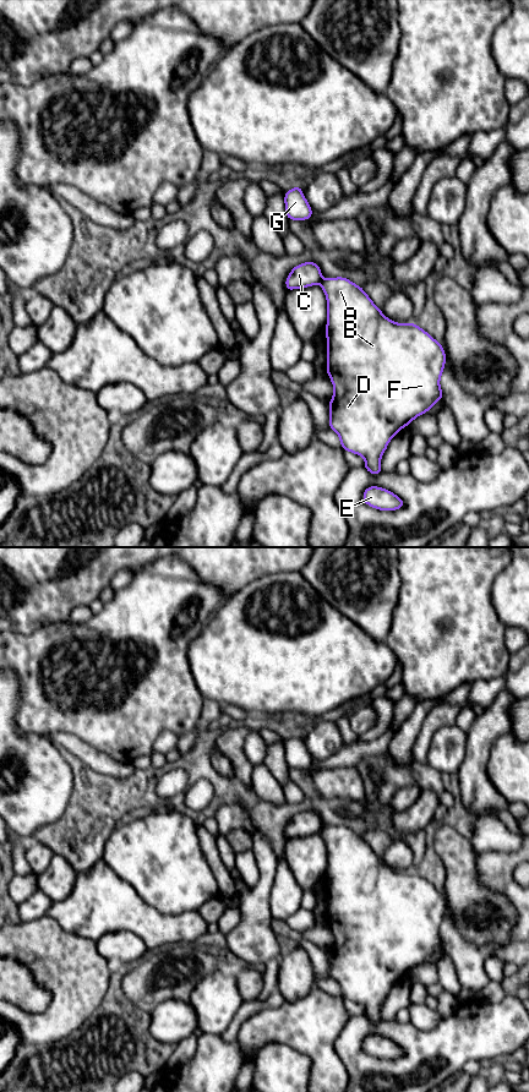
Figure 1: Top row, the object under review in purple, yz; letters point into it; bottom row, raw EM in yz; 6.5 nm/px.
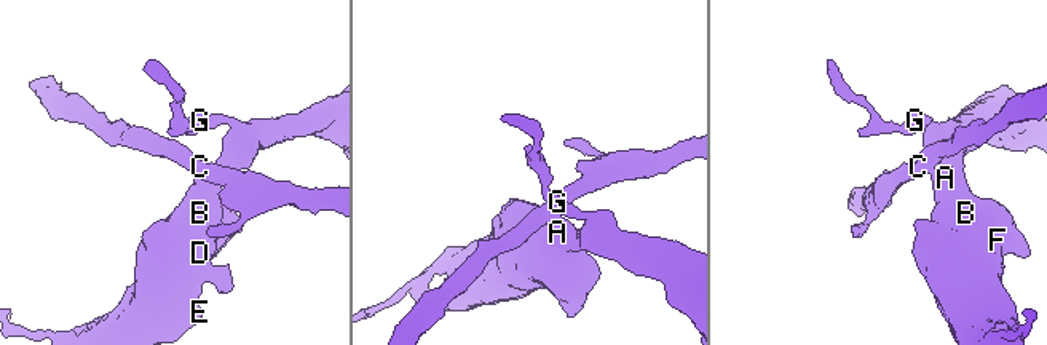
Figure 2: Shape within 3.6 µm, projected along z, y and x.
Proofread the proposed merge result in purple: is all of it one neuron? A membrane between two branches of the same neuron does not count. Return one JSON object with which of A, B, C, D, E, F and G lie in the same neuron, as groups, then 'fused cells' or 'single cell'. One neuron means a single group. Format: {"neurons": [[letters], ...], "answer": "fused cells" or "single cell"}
{"neurons": [["A", "B", "D", "E", "F", "G"], ["C"]], "answer": "fused cells"}

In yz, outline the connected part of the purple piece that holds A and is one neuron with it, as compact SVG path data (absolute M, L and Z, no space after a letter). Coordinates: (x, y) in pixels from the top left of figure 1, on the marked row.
M344 277L327 278L321 283L322 290L327 299L327 324L326 324L326 339L327 339L327 375L334 388L329 404L329 427L333 430L340 439L340 447L344 451L358 454L365 459L364 468L372 475L382 473L381 458L386 452L389 441L404 427L407 427L418 416L427 413L437 402L443 397L443 391L440 386L440 380L446 366L446 353L443 345L435 340L432 335L425 332L414 322L411 323L397 323L386 317L382 311L373 304L369 295L364 291L362 286L356 285L351 280Z

